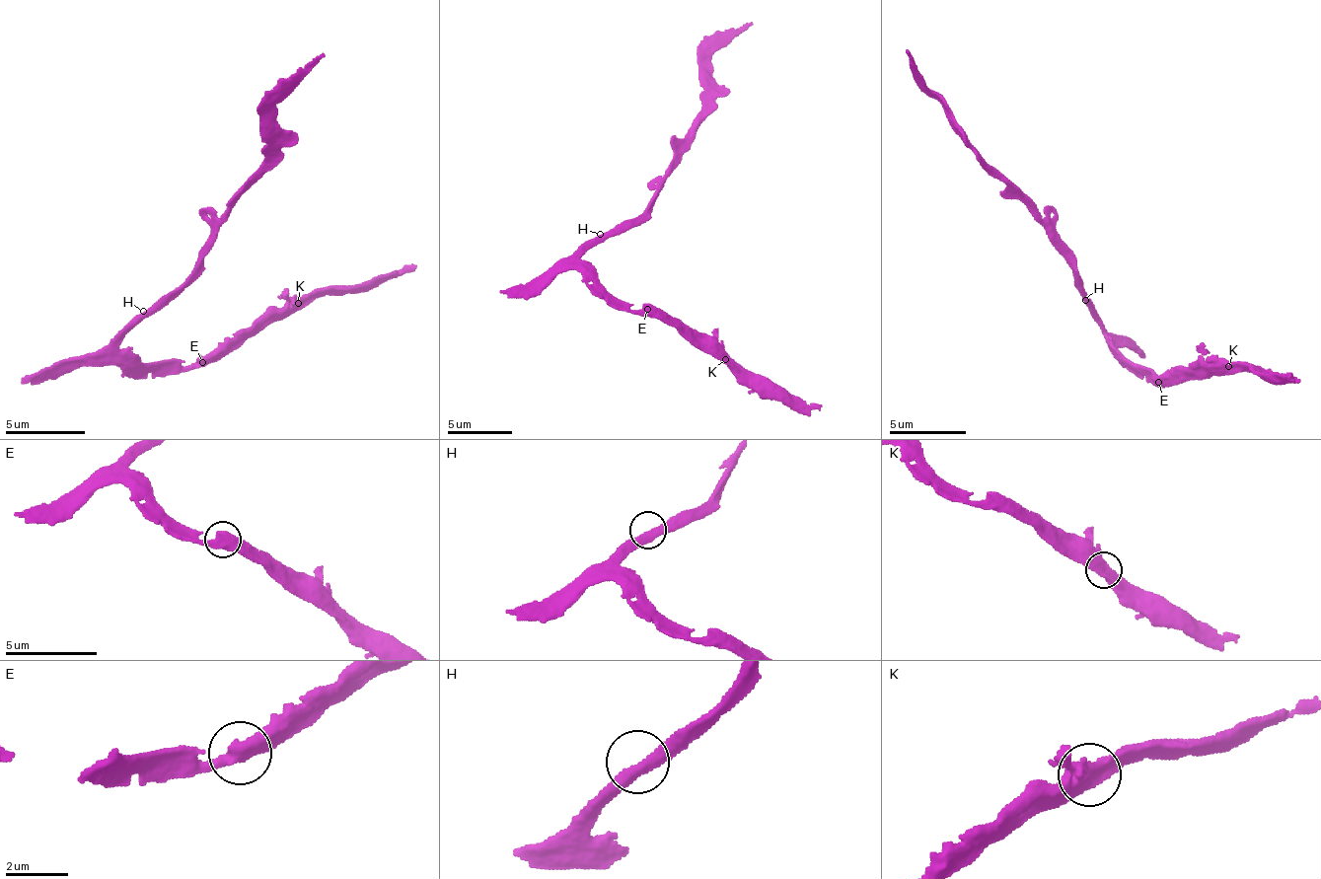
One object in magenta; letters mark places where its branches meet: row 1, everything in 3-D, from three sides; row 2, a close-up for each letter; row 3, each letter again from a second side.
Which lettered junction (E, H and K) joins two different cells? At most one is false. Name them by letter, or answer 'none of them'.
none of them

